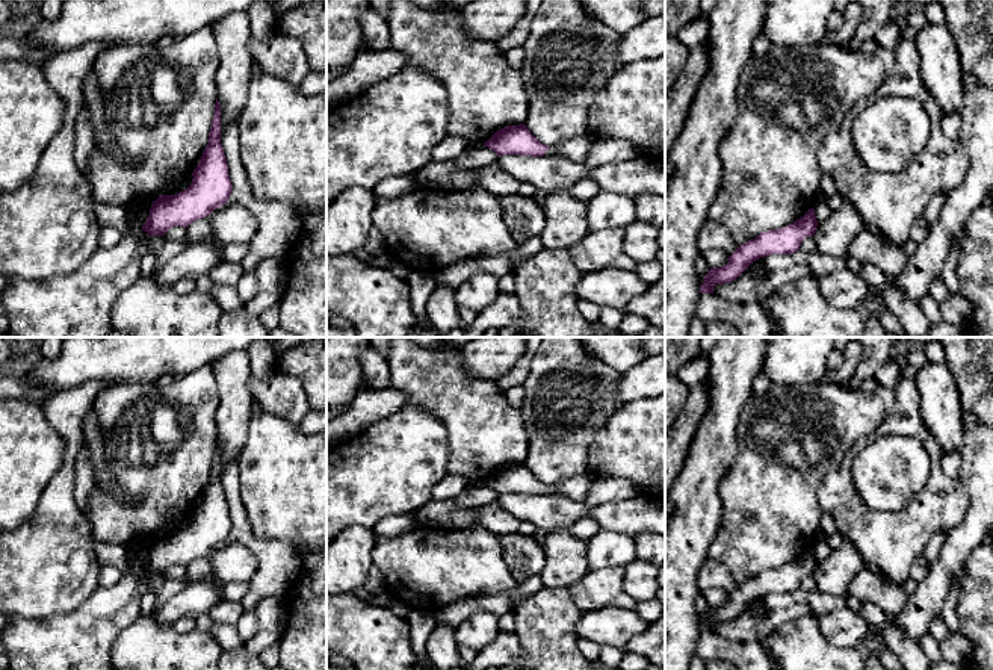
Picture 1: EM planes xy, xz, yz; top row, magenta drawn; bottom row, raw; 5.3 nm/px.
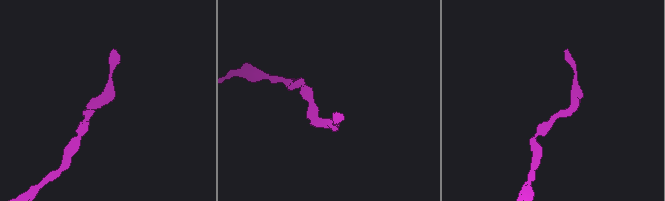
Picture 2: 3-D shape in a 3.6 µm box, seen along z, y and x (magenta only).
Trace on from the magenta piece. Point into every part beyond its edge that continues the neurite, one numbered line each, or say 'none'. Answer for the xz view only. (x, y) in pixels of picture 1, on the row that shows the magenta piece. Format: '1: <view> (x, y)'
1: xz (576, 148)

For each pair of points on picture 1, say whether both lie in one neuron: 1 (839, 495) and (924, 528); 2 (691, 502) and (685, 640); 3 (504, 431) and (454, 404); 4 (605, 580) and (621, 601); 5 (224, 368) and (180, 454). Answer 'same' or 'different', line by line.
1: same
2: same
3: same
4: same
5: different

